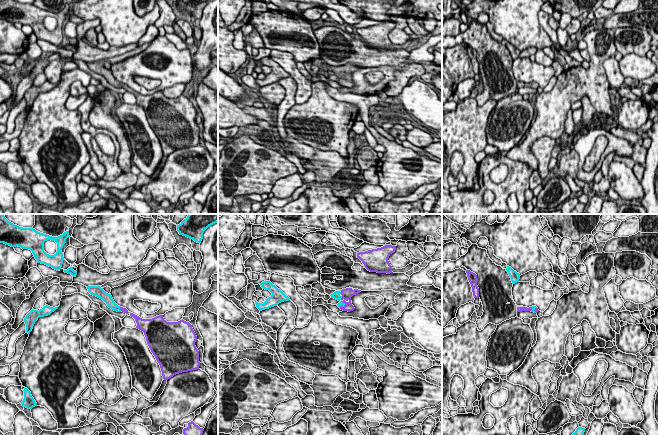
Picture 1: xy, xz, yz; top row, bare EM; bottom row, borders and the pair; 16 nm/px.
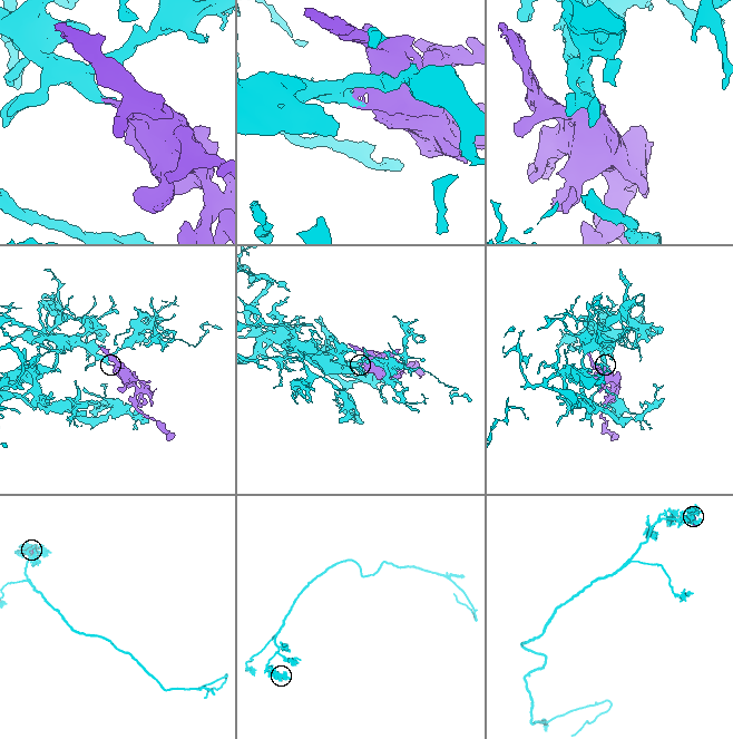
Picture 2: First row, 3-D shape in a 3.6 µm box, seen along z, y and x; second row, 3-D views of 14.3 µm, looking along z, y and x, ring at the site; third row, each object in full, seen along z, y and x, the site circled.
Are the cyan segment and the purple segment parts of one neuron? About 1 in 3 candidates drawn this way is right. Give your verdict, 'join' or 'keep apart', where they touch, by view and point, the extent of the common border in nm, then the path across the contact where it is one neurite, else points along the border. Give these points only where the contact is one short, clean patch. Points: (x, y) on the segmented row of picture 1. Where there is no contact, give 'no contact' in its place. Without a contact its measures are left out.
join; contact xz (342, 305); length 130 nm; way xz (339, 304), (342, 305), (347, 293)

